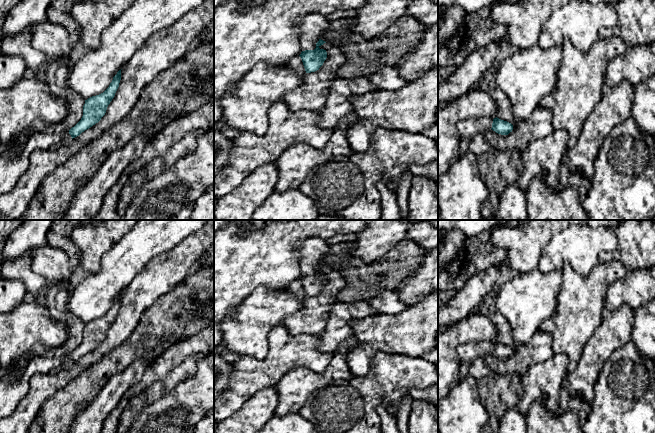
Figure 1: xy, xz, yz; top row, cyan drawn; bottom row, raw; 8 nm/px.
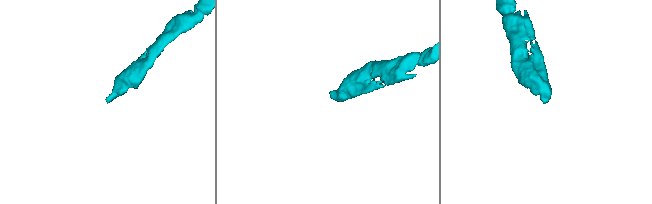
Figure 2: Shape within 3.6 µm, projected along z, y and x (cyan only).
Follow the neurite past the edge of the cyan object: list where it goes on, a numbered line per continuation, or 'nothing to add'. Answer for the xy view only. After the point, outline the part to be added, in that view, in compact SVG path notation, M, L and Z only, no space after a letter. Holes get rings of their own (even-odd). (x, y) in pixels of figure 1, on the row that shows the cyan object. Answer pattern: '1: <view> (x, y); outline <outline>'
1: xy (12, 167); outline M69 131L63 133L47 132L32 133L25 145L19 149L17 155L13 155L8 149L0 156L0 195L11 192L19 178L28 169L30 155L35 150L48 150L52 145L63 140L71 140Z

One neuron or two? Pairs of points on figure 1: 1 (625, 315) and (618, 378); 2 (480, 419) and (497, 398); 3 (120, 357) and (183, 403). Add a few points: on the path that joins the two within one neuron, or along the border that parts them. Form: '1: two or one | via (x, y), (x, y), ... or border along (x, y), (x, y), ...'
1: two | border along (630, 339), (617, 348), (605, 362)
2: two | border along (478, 389), (480, 401), (487, 414), (487, 422)
3: two | border along (166, 350), (148, 365)

